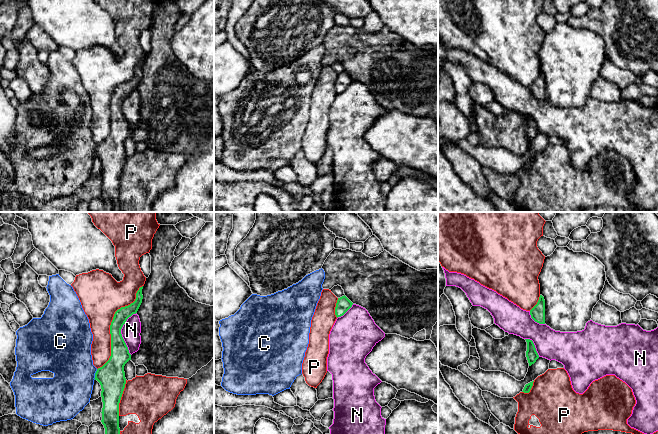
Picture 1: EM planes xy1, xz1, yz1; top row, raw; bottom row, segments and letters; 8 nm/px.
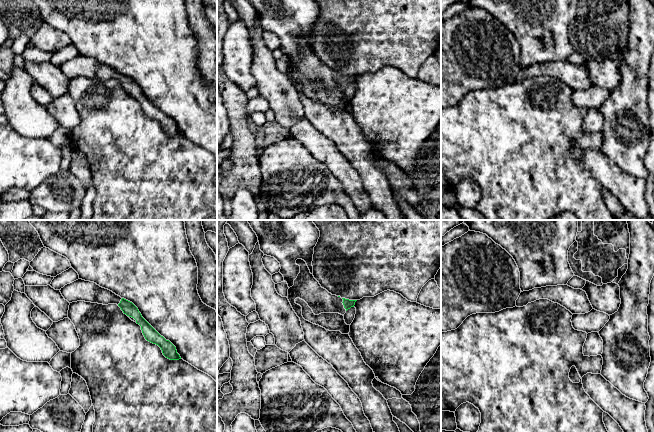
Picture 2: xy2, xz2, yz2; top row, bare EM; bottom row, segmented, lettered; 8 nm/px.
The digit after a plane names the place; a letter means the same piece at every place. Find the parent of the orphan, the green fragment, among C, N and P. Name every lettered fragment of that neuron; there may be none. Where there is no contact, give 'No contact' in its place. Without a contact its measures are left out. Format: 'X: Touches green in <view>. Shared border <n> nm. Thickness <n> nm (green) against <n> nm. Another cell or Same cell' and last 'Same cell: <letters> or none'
C: Touches green in xy1. Shared border 90 nm. Thickness 220 nm (green) against 360 nm. Another cell
N: Touches green in xy1. Shared border 340 nm. Thickness 150 nm (green) against 150 nm. Another cell
P: Touches green in xy1. Shared border 750 nm. Thickness 140 nm (green) against 340 nm. Another cell
Same cell: none

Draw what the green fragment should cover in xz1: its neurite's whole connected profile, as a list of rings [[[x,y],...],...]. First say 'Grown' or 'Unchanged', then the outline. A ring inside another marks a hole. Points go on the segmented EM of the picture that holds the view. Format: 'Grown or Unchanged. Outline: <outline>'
Unchanged. Outline: [[[344,295],[338,298],[336,307],[335,307],[335,315],[336,317],[343,316],[351,307],[353,303]]]

